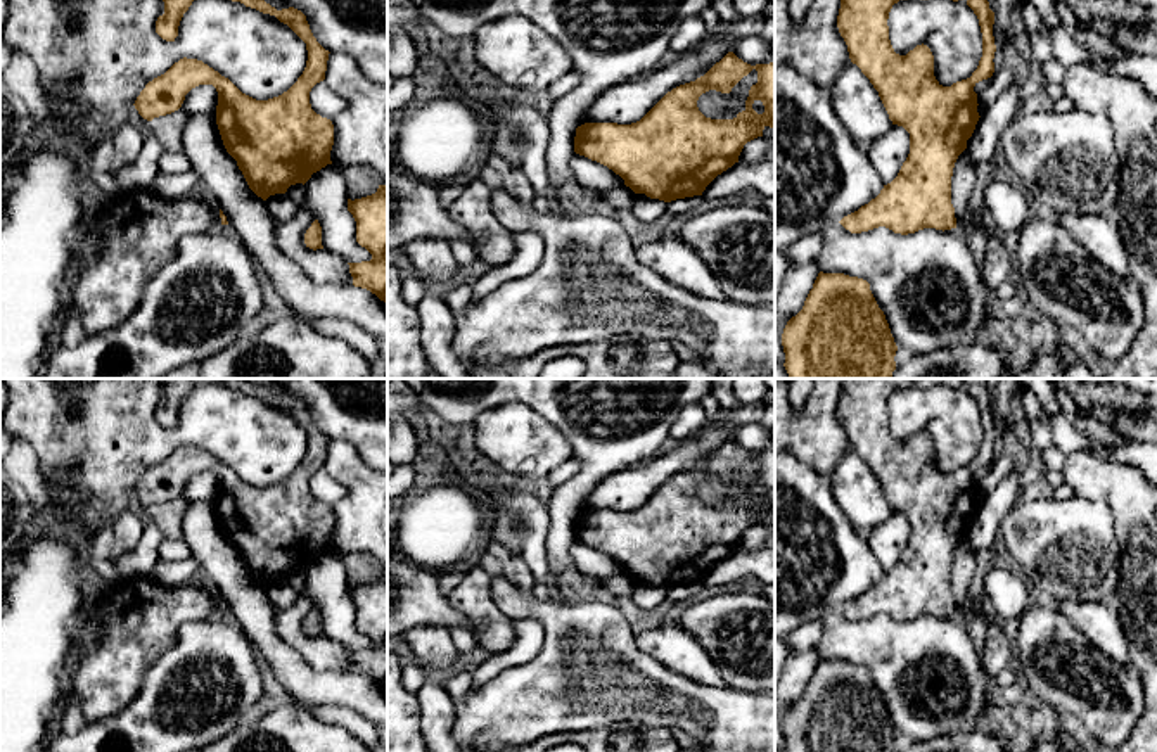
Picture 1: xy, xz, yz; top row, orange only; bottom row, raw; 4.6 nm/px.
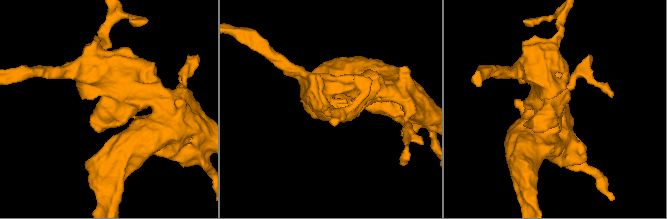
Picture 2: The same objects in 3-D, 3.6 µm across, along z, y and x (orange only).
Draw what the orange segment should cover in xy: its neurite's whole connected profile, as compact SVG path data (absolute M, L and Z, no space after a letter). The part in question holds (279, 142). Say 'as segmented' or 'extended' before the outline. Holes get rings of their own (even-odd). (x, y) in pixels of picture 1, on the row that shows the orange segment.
as segmented; M232 0L246 7L256 9L263 14L275 16L280 22L287 24L304 43L308 61L297 81L282 95L256 100L242 93L228 78L197 59L180 59L164 74L154 78L145 85L135 100L138 114L152 121L154 118L178 111L185 95L199 85L213 85L218 92L216 124L227 152L237 161L249 188L266 201L270 195L285 194L291 185L306 183L313 173L320 171L330 161L334 145L334 124L330 119L322 118L311 109L310 92L325 80L329 50L325 50L313 36L306 16L294 9L277 10L265 0Z

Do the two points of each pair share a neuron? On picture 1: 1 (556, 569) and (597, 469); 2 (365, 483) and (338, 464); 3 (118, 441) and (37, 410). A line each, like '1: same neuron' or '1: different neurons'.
1: same neuron
2: same neuron
3: same neuron

